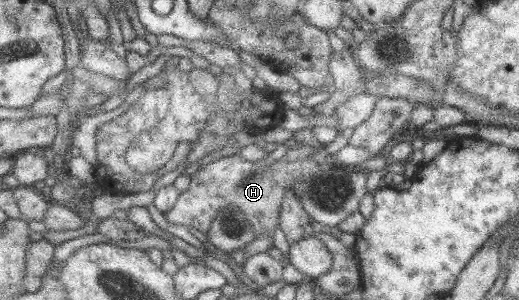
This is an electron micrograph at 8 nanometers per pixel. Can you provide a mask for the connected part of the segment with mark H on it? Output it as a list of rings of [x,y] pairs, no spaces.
[[[238,154],[227,155],[203,165],[190,176],[187,189],[183,190],[176,202],[163,213],[165,222],[171,225],[191,226],[206,233],[219,210],[234,205],[240,209],[255,238],[260,235],[273,236],[279,226],[279,212],[284,192],[287,189],[301,204],[303,211],[316,223],[329,226],[332,230],[348,215],[357,211],[361,197],[369,191],[365,188],[368,172],[360,166],[337,166],[331,158],[319,164],[311,157],[301,161],[265,161],[250,163]]]

